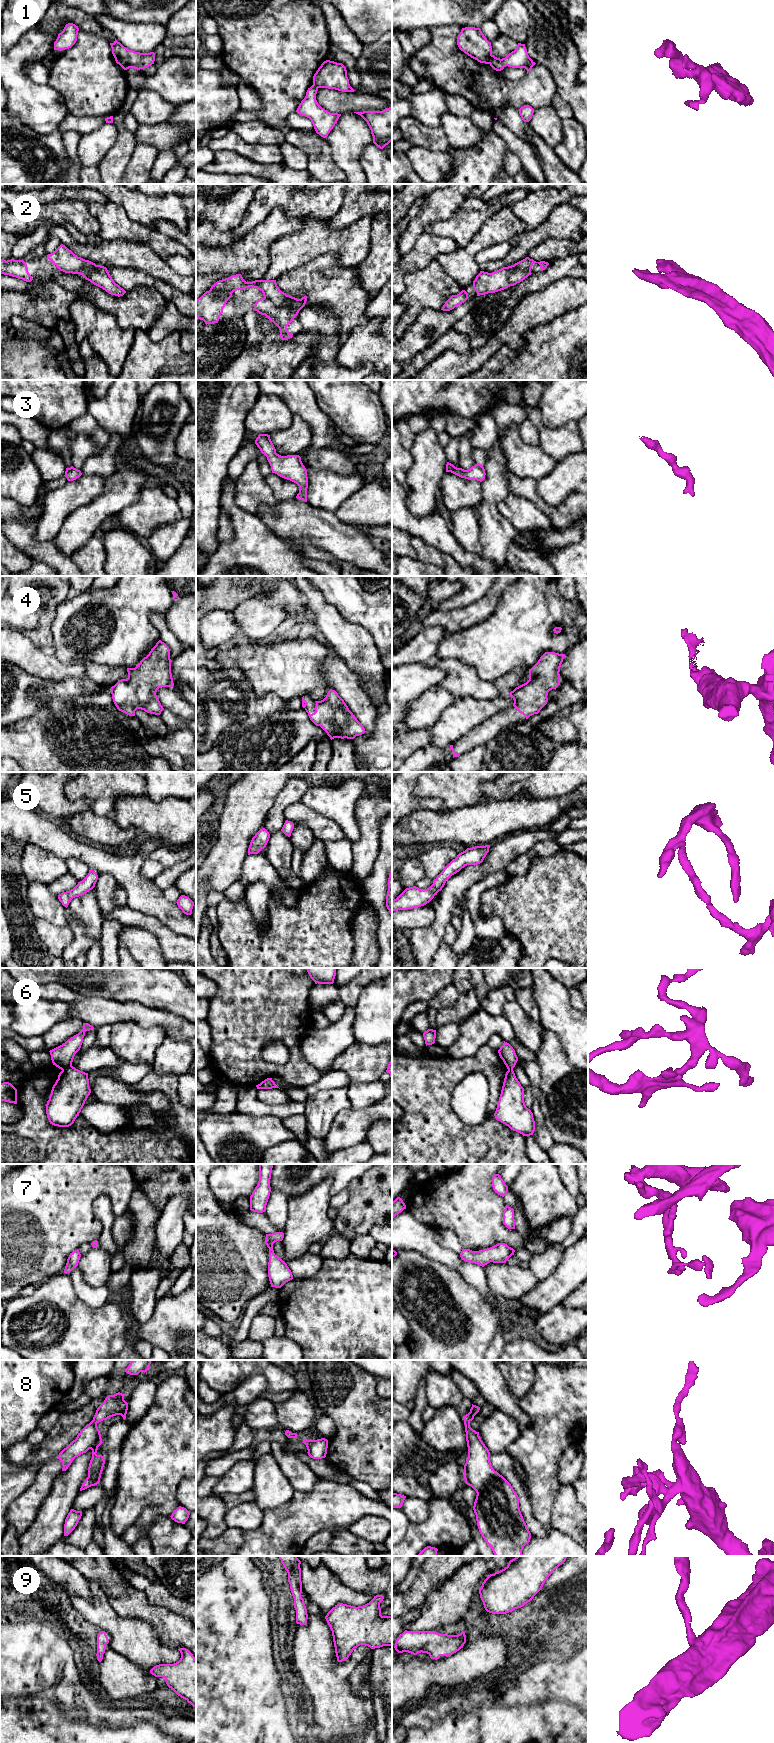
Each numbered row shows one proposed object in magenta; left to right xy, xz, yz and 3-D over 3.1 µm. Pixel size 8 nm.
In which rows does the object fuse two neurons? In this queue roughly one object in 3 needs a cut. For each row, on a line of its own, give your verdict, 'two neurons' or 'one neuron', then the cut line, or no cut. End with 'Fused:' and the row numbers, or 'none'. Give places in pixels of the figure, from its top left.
1: two neurons; cut yz (492, 55), (488, 63)
2: one neuron; cut none
3: one neuron; cut none
4: one neuron; cut none
5: one neuron; cut none
6: two neurons; cut xy (71, 1064), (62, 1070)
7: one neuron; cut none
8: one neuron; cut none
9: one neuron; cut none
Fused: 1, 6

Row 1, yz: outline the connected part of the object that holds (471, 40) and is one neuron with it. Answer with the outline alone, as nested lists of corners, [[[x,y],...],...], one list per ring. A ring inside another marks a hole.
[[[462,28],[457,37],[457,45],[461,51],[471,58],[480,63],[489,64],[492,57],[492,46],[480,28]]]

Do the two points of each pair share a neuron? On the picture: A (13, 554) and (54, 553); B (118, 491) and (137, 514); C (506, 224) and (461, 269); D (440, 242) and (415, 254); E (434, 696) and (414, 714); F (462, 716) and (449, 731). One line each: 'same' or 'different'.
A: different
B: different
C: same
D: same
E: same
F: same

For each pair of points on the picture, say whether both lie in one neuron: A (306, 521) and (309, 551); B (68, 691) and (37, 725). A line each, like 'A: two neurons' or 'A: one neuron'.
A: two neurons
B: two neurons

